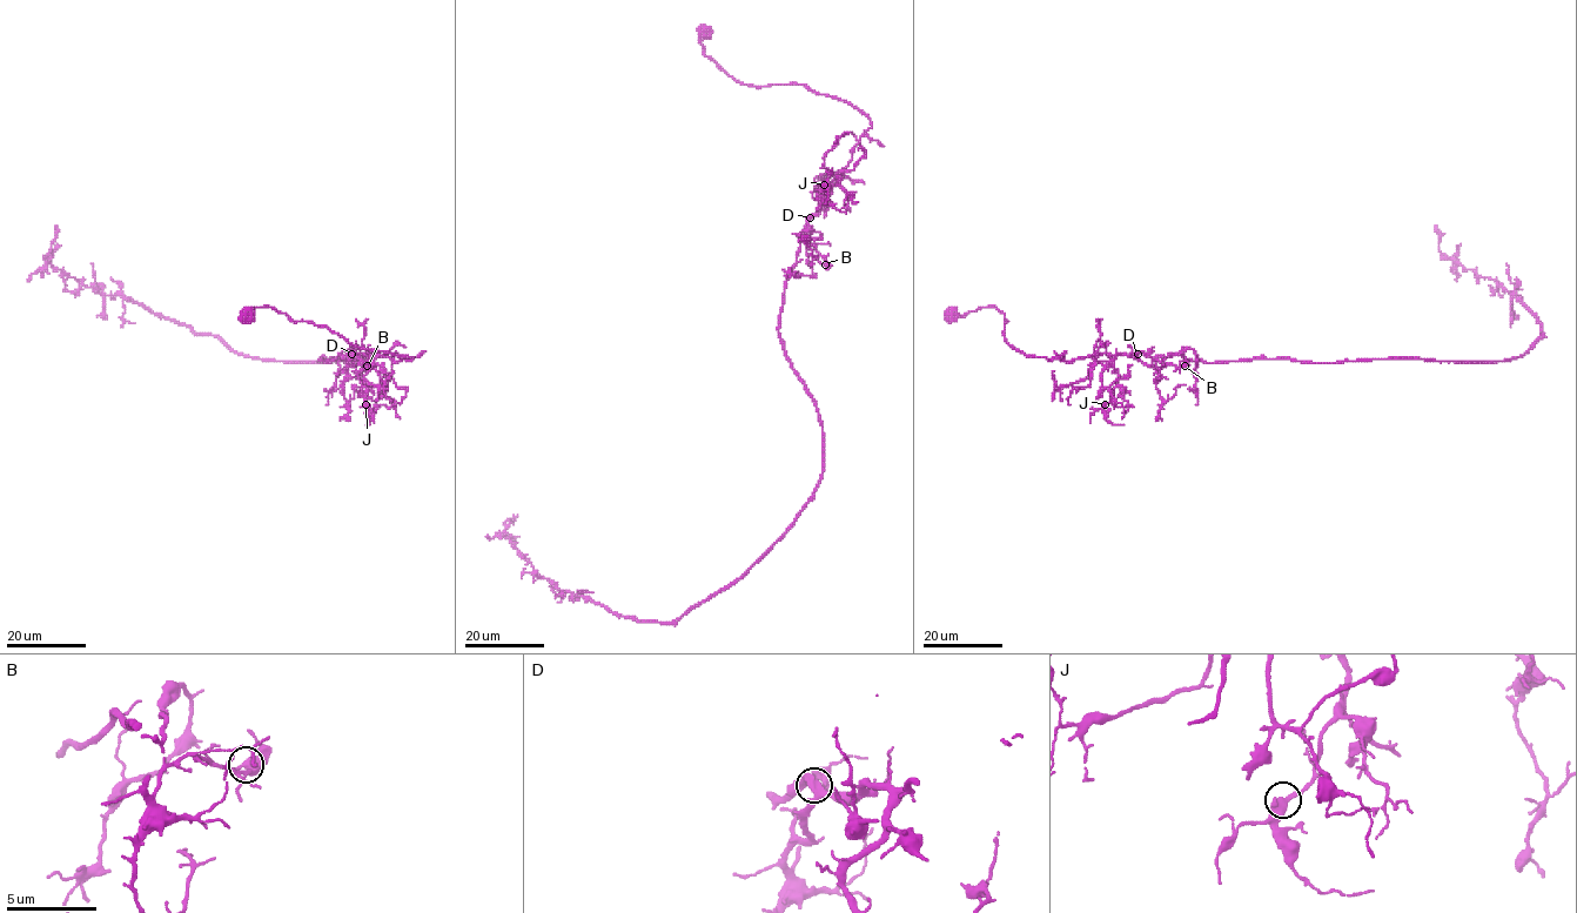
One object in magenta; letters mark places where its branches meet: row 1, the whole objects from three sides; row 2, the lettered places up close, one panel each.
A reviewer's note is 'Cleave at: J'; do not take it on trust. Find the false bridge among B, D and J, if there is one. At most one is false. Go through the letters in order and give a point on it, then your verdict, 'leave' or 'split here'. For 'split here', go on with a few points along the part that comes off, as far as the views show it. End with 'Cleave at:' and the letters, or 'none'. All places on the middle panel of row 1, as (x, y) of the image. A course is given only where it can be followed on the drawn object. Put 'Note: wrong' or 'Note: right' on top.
Note: wrong
B: (825, 264) | leave
D: (810, 217) | leave
J: (824, 185) | leave
Cleave at: none

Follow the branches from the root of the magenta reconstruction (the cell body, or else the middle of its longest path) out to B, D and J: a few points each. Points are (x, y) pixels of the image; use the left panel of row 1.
B: (248, 314), (270, 307), (358, 348), (413, 358), (344, 357), (367, 366)
D: (248, 314), (270, 307), (358, 348), (413, 358), (351, 354)
J: (248, 314), (270, 307), (358, 348), (413, 358), (371, 355), (358, 374), (366, 404)

